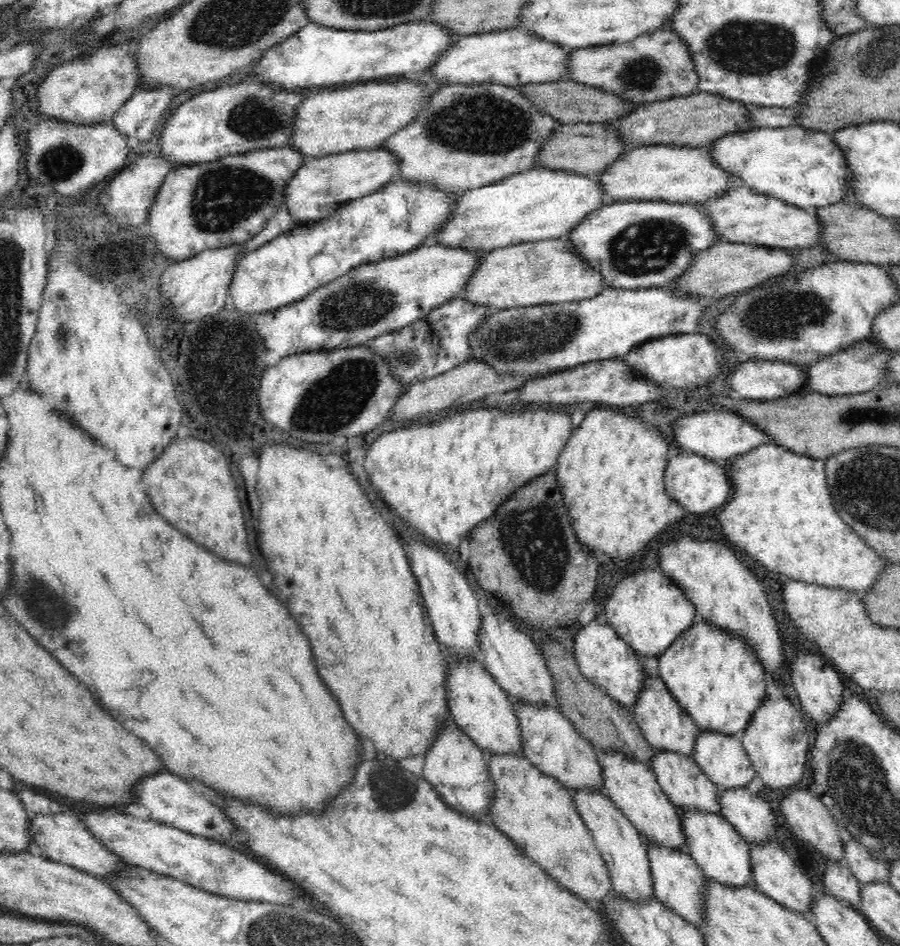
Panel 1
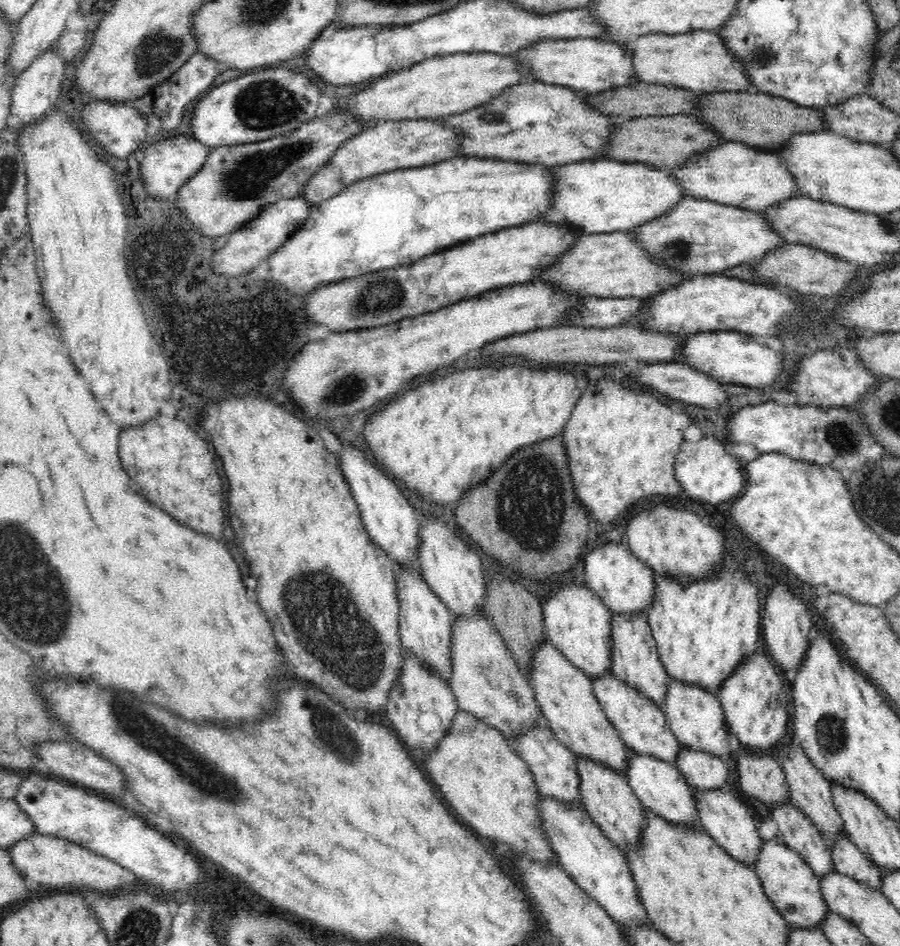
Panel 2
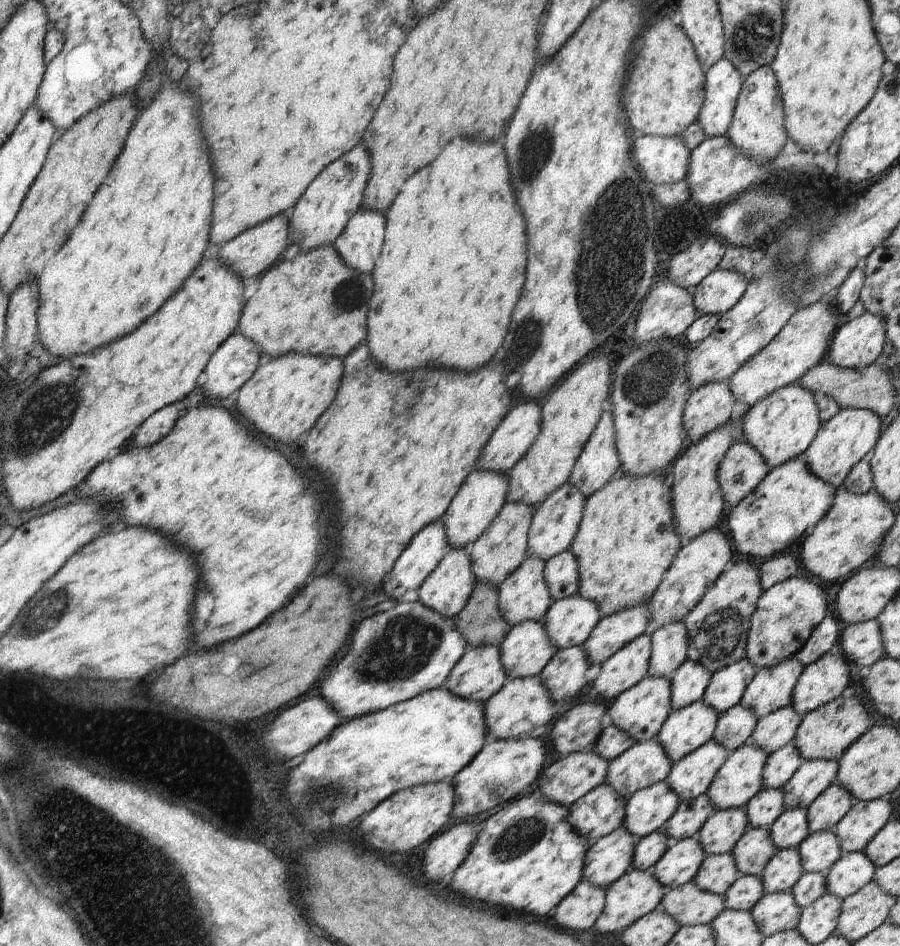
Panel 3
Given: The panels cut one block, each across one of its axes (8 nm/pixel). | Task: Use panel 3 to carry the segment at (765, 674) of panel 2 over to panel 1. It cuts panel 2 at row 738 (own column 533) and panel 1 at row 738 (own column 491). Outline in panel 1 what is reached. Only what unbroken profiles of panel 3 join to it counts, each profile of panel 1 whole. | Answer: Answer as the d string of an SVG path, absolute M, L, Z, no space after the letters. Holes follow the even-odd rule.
M782 694L777 698L767 695L762 706L754 712L748 728L740 738L752 766L765 786L788 791L796 788L804 778L810 752L810 736L806 731L808 725L810 724L802 719L801 713L790 703L790 699Z

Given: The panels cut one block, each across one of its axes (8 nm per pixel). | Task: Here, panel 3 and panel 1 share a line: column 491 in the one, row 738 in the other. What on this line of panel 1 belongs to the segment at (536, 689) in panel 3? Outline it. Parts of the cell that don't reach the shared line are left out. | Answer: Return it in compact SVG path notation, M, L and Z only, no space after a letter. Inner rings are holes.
M700 729L692 757L706 773L708 779L720 790L745 788L757 775L747 751L744 750L740 736L720 734L711 729Z

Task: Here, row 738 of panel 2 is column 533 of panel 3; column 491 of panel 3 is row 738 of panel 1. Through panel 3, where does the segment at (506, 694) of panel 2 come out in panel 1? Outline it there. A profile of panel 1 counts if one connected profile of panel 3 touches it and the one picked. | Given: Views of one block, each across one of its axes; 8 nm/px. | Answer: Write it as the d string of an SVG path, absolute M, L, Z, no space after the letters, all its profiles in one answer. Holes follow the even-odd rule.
M510 697L510 702L520 721L524 757L571 792L582 790L604 792L604 775L596 748L579 734L572 721L567 719L558 707L521 702L513 697Z

